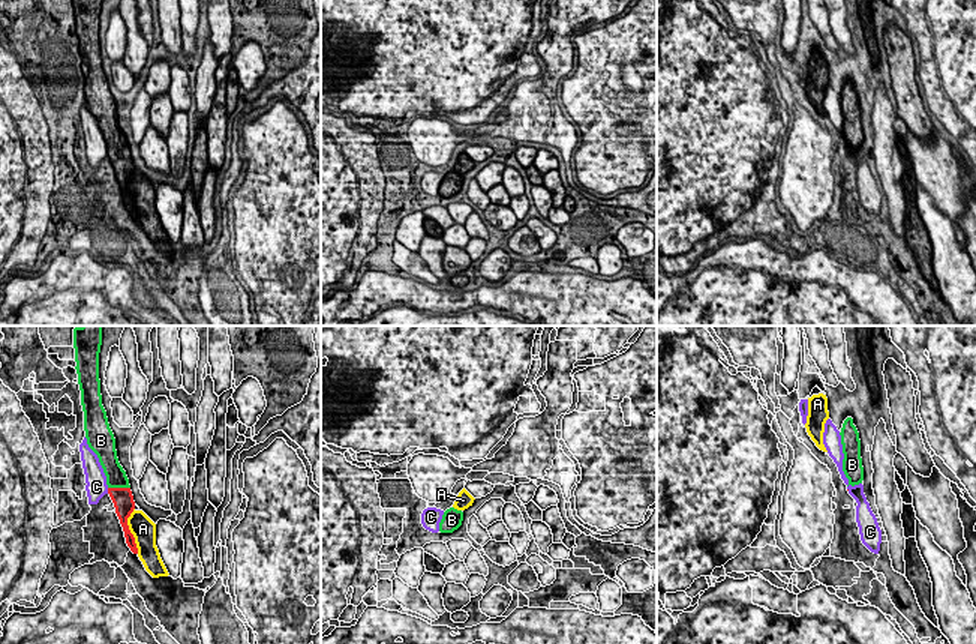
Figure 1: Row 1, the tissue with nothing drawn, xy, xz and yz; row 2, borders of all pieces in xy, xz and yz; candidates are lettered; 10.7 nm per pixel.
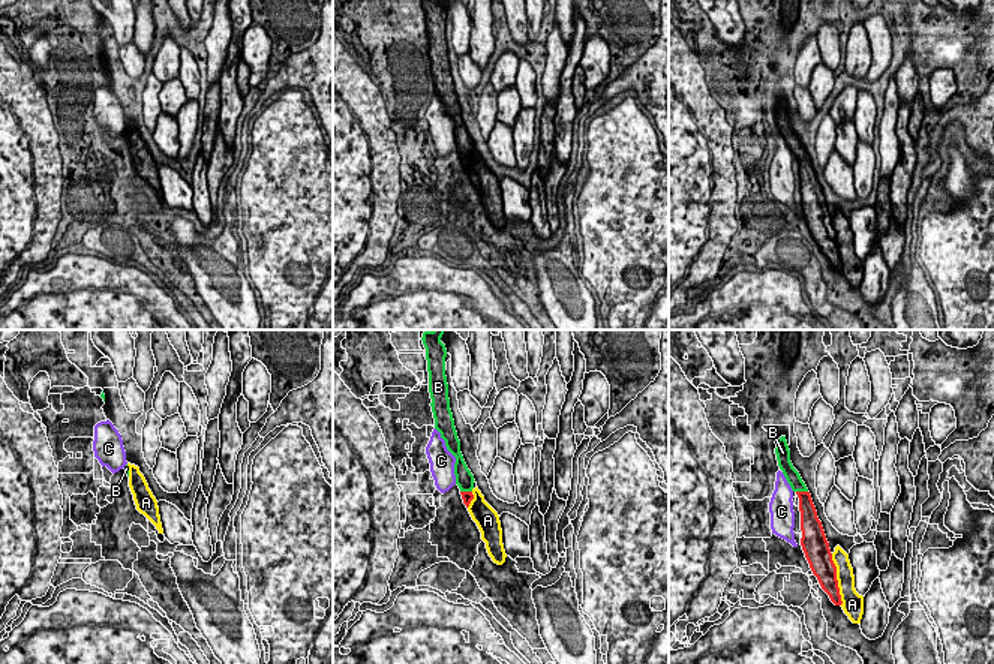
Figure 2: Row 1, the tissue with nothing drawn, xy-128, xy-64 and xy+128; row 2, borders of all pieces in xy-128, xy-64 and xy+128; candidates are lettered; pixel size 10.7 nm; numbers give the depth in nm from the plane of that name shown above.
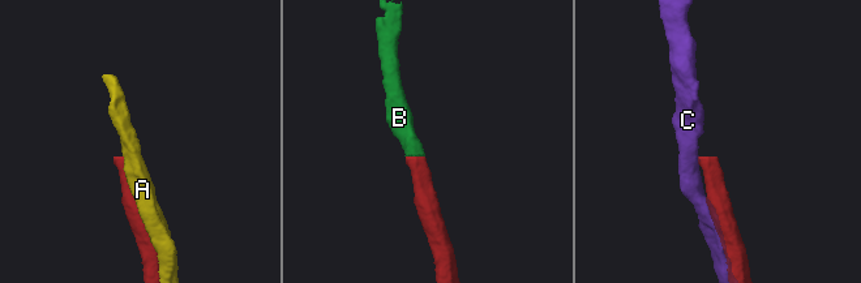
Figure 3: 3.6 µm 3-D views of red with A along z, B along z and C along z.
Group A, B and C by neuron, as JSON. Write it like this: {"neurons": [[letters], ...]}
{"neurons": [["A"], ["B"], ["C"]]}

